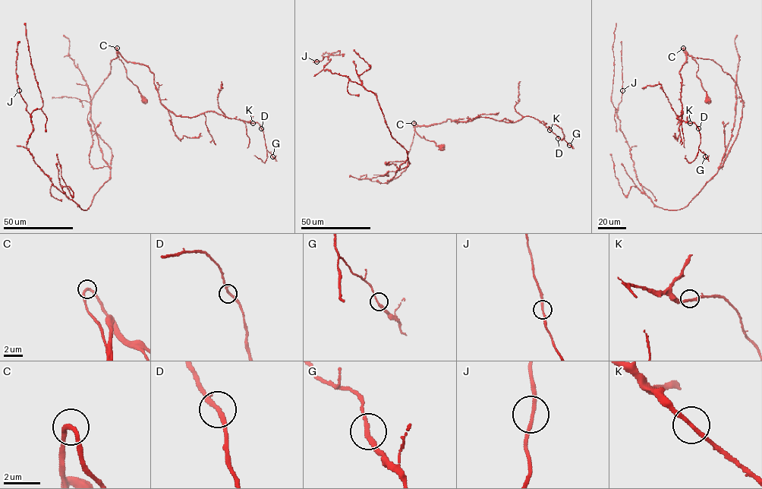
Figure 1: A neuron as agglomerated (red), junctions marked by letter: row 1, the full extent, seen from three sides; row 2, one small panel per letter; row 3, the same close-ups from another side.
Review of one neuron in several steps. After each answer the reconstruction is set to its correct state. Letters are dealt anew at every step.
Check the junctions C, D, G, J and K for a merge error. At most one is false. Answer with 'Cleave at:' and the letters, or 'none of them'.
Cleave at: none of them

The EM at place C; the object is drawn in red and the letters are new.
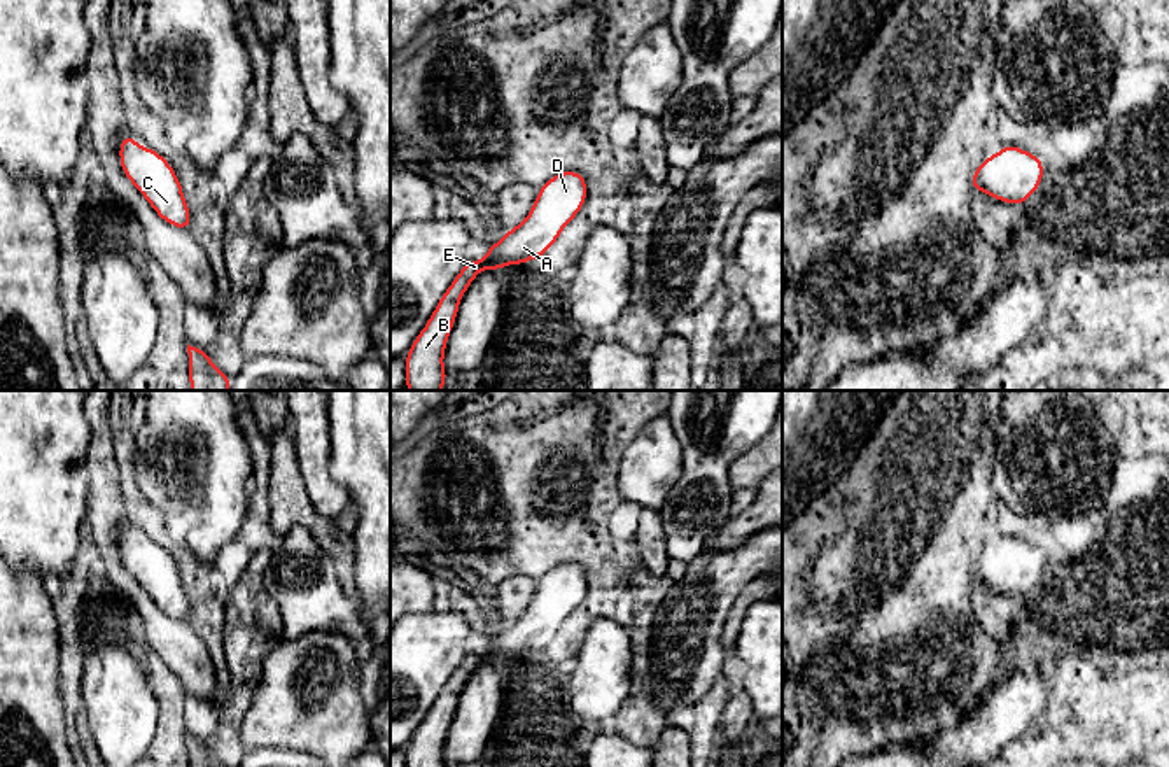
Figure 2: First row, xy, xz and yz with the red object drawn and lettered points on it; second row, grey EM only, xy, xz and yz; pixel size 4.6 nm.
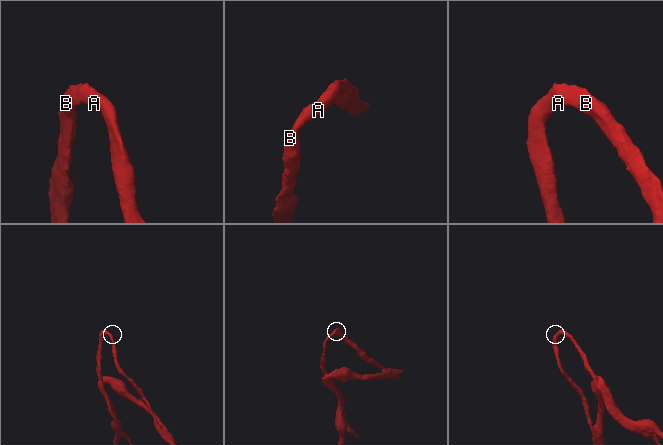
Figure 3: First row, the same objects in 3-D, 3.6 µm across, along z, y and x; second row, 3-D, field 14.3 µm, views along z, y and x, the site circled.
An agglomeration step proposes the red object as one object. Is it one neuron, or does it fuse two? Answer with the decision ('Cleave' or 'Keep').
Keep

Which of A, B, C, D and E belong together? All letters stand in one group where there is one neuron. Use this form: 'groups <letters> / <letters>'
groups A B C D E

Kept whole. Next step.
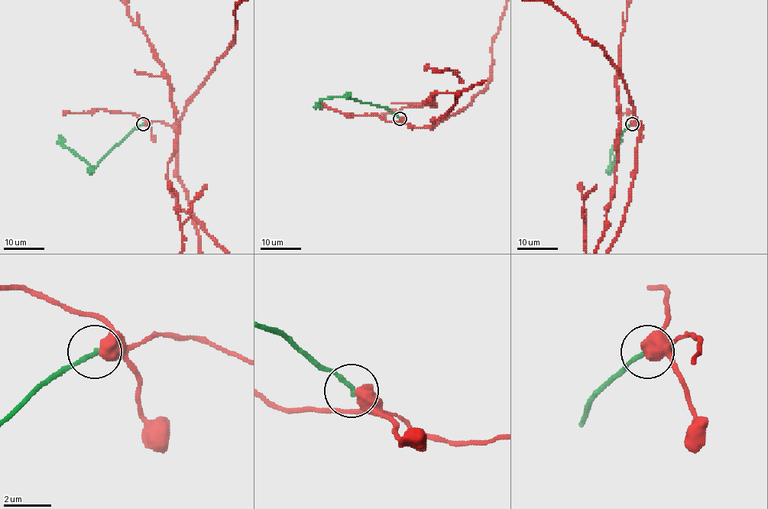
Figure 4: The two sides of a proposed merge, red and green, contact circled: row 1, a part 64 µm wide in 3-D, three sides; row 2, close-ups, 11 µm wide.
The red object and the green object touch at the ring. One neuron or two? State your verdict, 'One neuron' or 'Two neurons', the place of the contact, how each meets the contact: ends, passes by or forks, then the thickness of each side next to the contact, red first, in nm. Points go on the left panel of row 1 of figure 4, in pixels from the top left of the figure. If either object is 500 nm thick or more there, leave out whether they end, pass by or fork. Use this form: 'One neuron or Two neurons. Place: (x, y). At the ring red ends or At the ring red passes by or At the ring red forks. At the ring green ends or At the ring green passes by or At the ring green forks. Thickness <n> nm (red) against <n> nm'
Two neurons. Place: (143, 124). Thickness 600 nm (red) against 190 nm

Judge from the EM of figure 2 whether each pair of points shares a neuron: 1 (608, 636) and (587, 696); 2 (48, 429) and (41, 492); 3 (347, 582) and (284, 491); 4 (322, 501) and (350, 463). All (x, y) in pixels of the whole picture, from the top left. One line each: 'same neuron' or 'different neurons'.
1: same neuron
2: same neuron
3: same neuron
4: different neurons

